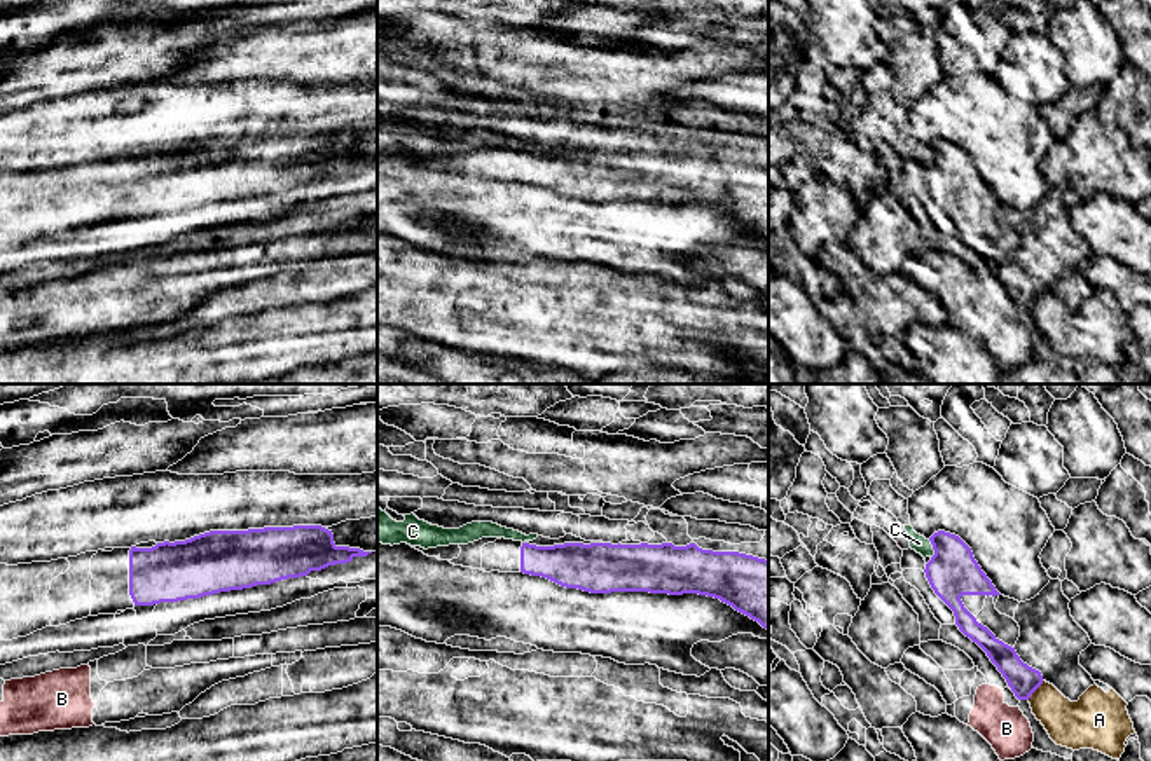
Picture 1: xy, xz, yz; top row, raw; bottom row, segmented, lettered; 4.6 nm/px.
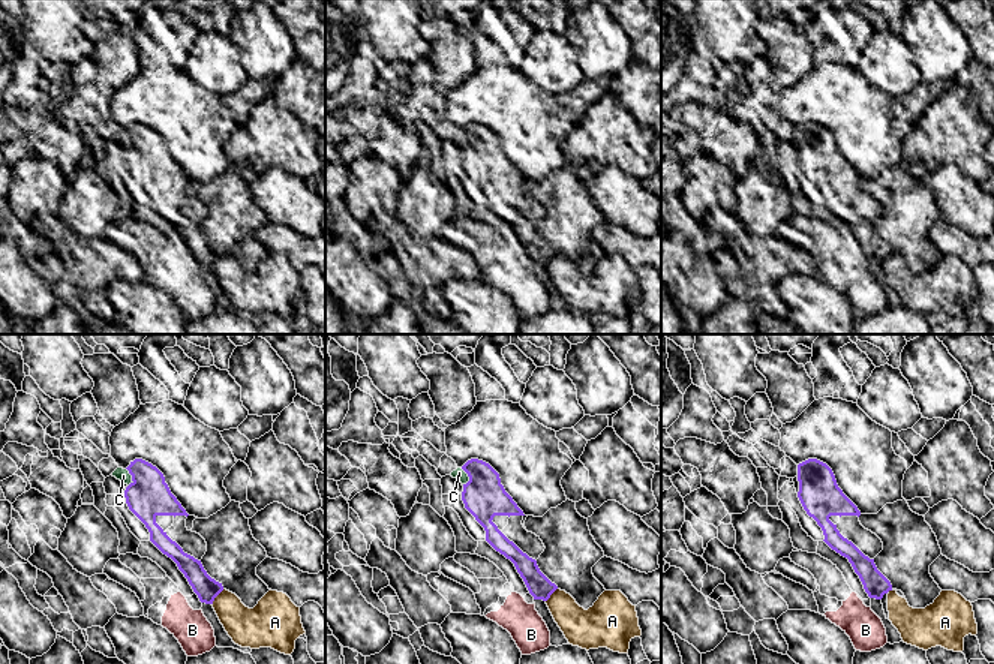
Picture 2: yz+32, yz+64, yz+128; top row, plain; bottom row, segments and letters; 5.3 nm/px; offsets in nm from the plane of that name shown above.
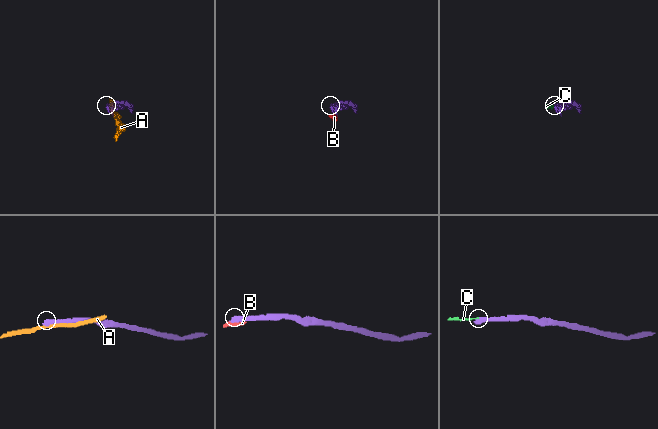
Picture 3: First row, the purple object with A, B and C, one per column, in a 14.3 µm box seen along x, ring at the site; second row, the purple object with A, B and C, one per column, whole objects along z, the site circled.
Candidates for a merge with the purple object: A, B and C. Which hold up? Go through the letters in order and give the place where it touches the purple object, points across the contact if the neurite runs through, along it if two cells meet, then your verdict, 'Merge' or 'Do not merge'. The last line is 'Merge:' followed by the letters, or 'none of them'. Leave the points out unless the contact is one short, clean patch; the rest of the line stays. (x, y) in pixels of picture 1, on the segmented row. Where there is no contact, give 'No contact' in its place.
A: Touches purple at yz (1036, 688). Boundary: yz (1043, 681), (1027, 699). Do not merge
B: Touches purple at yz (1010, 686). Boundary: yz (1008, 685), (1012, 688). Do not merge
C: Touches purple at yz (933, 548). Do not merge
Merge: none of them

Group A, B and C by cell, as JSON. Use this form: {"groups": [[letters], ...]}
{"groups": [["A"], ["B"], ["C"]]}

